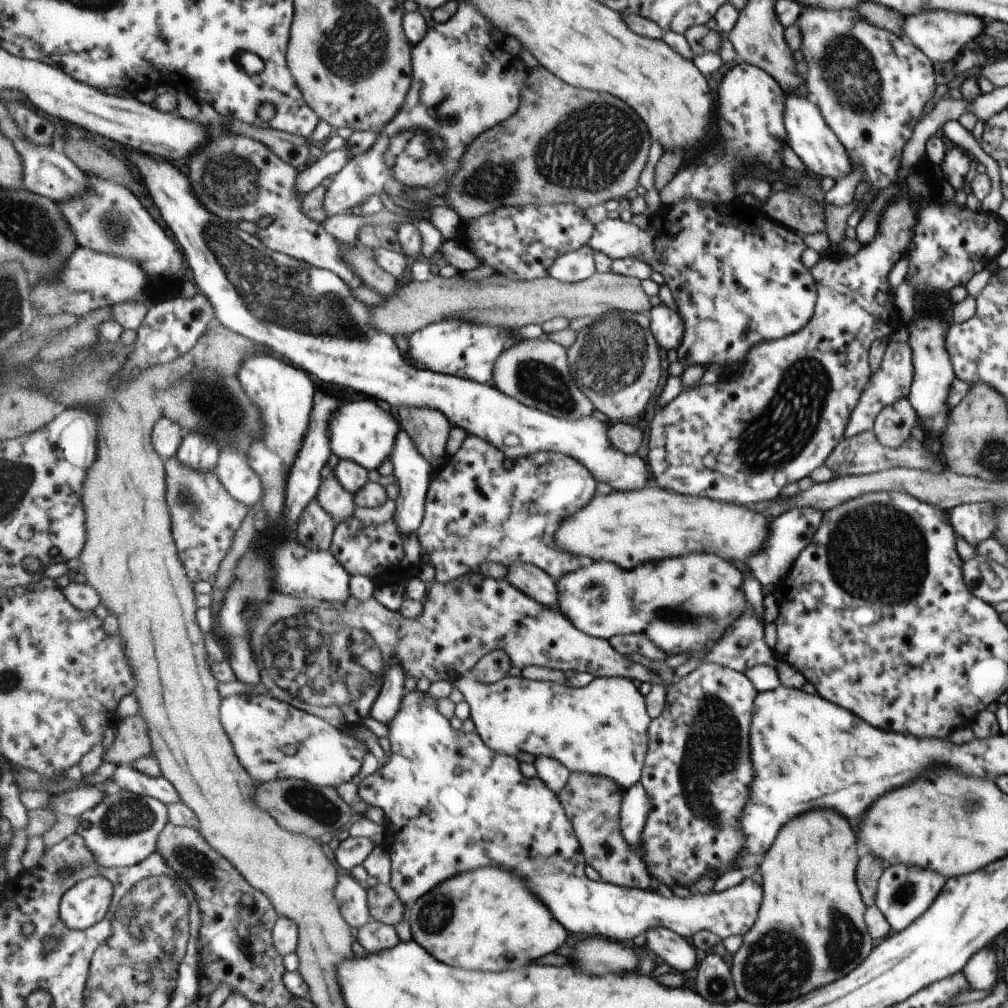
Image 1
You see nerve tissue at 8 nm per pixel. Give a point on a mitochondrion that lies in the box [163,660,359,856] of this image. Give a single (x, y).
(312, 804)

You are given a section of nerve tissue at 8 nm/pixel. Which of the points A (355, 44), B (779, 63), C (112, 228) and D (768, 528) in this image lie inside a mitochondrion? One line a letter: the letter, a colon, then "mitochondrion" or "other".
A: mitochondrion
B: other
C: mitochondrion
D: other

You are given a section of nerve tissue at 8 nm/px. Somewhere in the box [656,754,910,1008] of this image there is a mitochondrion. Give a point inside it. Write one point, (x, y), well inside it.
(781, 963)

